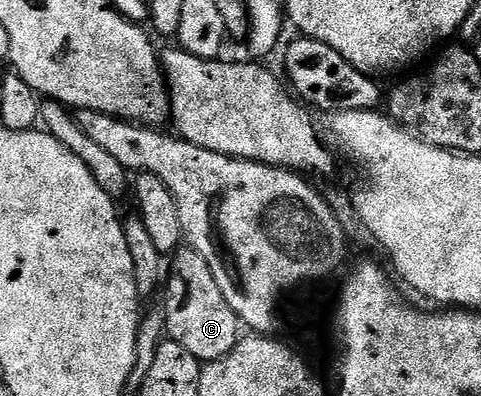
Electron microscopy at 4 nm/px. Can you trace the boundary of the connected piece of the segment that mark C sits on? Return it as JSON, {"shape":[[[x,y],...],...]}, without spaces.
{"shape":[[[182,246],[172,253],[173,265],[168,265],[167,275],[163,280],[165,286],[165,322],[163,332],[187,354],[191,354],[198,362],[208,362],[223,358],[236,346],[239,339],[239,321],[227,306],[225,299],[219,294],[215,280],[207,262],[198,252],[188,246]]]}

